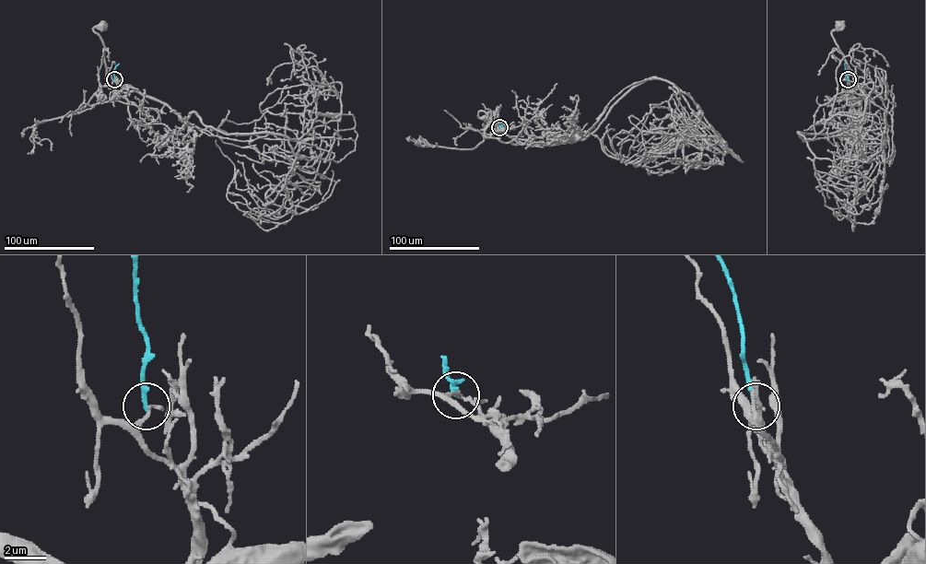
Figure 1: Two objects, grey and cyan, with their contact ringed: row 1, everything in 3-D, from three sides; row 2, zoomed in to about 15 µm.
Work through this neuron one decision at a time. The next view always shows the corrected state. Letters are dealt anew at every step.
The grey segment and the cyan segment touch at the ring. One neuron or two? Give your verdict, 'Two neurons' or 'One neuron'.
Two neurons

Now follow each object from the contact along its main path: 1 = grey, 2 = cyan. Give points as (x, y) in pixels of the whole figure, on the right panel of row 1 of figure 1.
1: (848, 79), (851, 88), (855, 85), (852, 73), (831, 34), (838, 25)
2: (848, 79), (844, 64)

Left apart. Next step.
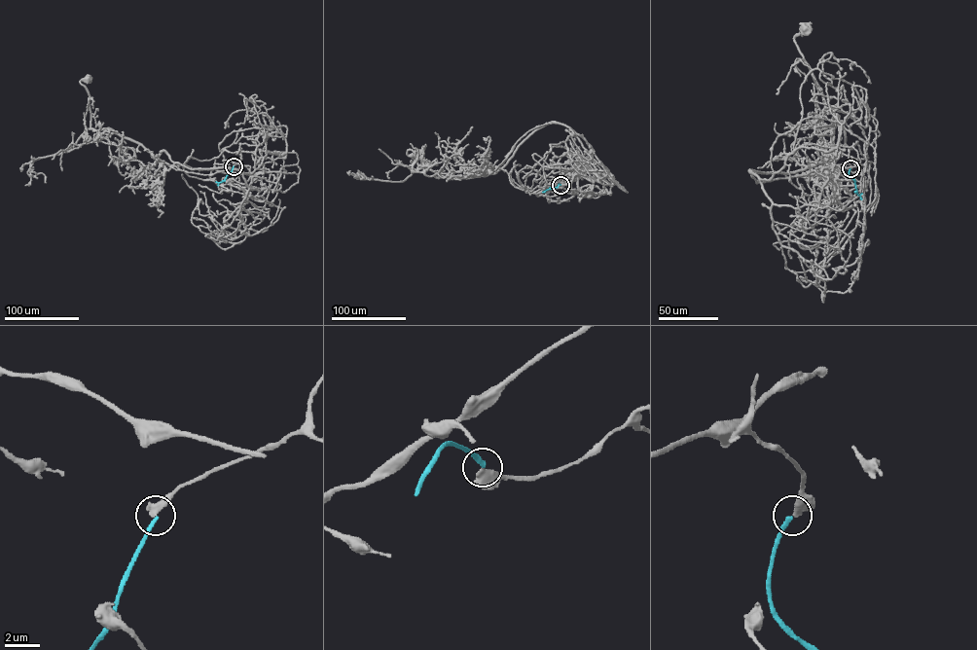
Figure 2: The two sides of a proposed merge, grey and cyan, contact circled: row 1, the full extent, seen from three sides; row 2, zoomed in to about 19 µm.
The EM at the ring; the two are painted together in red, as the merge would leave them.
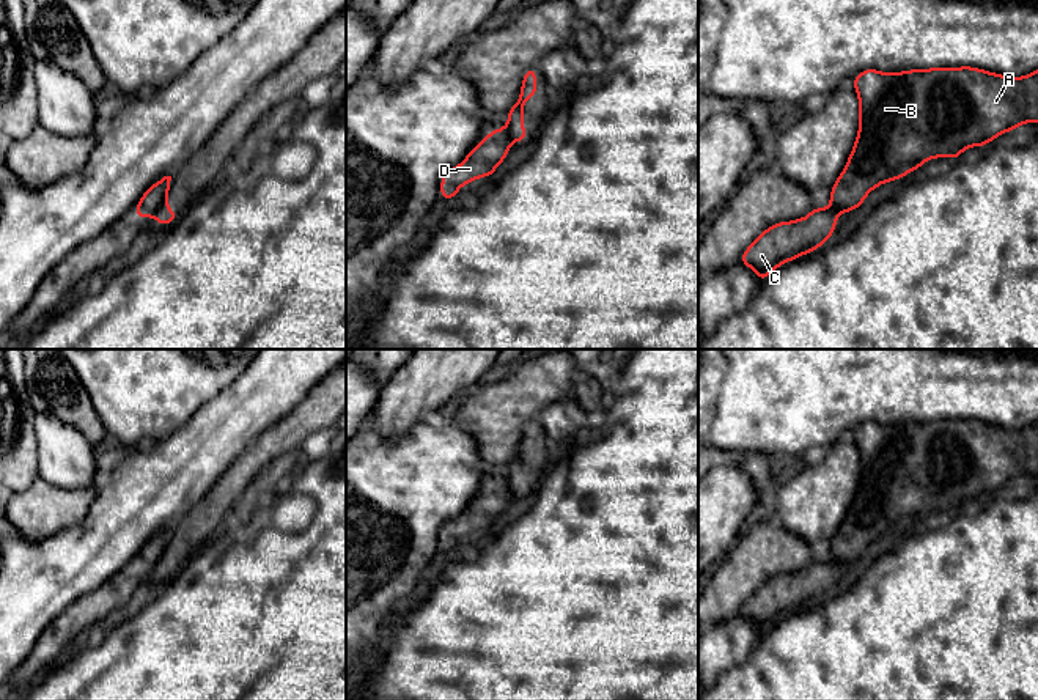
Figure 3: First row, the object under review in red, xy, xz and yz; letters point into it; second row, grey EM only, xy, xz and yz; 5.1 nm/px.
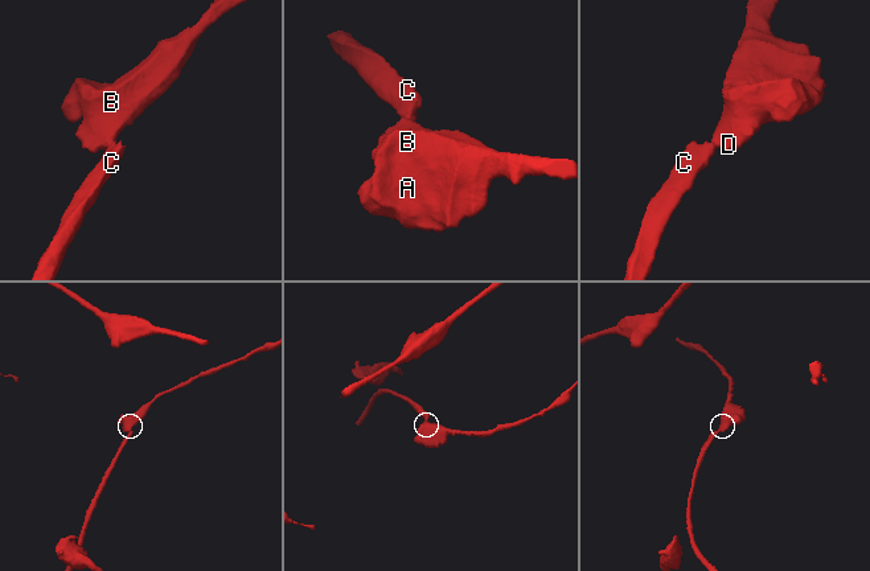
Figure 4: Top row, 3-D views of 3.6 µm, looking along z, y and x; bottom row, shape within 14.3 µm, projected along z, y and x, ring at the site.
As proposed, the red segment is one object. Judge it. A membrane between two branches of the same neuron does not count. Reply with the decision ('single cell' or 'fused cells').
fused cells

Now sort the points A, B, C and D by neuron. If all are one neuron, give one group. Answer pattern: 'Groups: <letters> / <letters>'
Groups: A B D / C

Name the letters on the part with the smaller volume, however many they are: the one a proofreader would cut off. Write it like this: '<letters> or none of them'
C

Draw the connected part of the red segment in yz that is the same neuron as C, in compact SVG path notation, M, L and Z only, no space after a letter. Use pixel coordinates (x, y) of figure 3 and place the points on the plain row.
M813 560L807 569L778 574L766 580L741 607L760 634L778 618L815 604L832 590L838 565L827 560Z

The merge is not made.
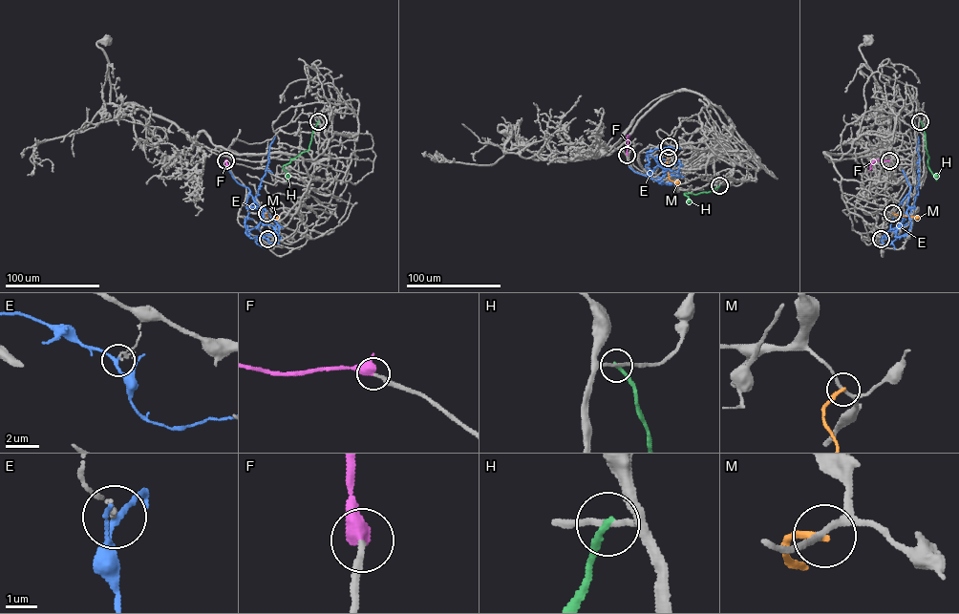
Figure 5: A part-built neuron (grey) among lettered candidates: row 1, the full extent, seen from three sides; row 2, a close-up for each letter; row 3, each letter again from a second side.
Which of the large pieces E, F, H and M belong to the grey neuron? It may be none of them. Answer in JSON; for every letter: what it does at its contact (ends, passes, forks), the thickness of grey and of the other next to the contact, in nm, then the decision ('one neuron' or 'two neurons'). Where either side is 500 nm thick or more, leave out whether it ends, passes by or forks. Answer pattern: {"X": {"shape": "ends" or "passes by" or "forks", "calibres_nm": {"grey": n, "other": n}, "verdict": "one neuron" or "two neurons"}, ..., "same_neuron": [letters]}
{"E": {"shape": "passes by", "calibres_nm": {"grey": 120, "other": 180}, "verdict": "two neurons"}, "F": {"calibres_nm": {"grey": 220, "other": 600}, "verdict": "one neuron"}, "H": {"shape": "ends", "calibres_nm": {"grey": 170, "other": 220}, "verdict": "two neurons"}, "M": {"shape": "ends", "calibres_nm": {"grey": 190, "other": 220}, "verdict": "two neurons"}, "same_neuron": ["F"]}

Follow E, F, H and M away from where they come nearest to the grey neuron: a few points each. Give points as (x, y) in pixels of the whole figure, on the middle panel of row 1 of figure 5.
E: (669, 147), (647, 153), (667, 172), (660, 179), (652, 179), (662, 184), (676, 183)
F: (627, 155), (628, 135)
H: (719, 185), (708, 192), (684, 193), (688, 201)
M: (668, 158), (669, 178), (679, 182)

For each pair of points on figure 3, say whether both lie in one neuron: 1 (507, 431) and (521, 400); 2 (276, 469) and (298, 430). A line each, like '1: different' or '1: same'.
1: same
2: different

